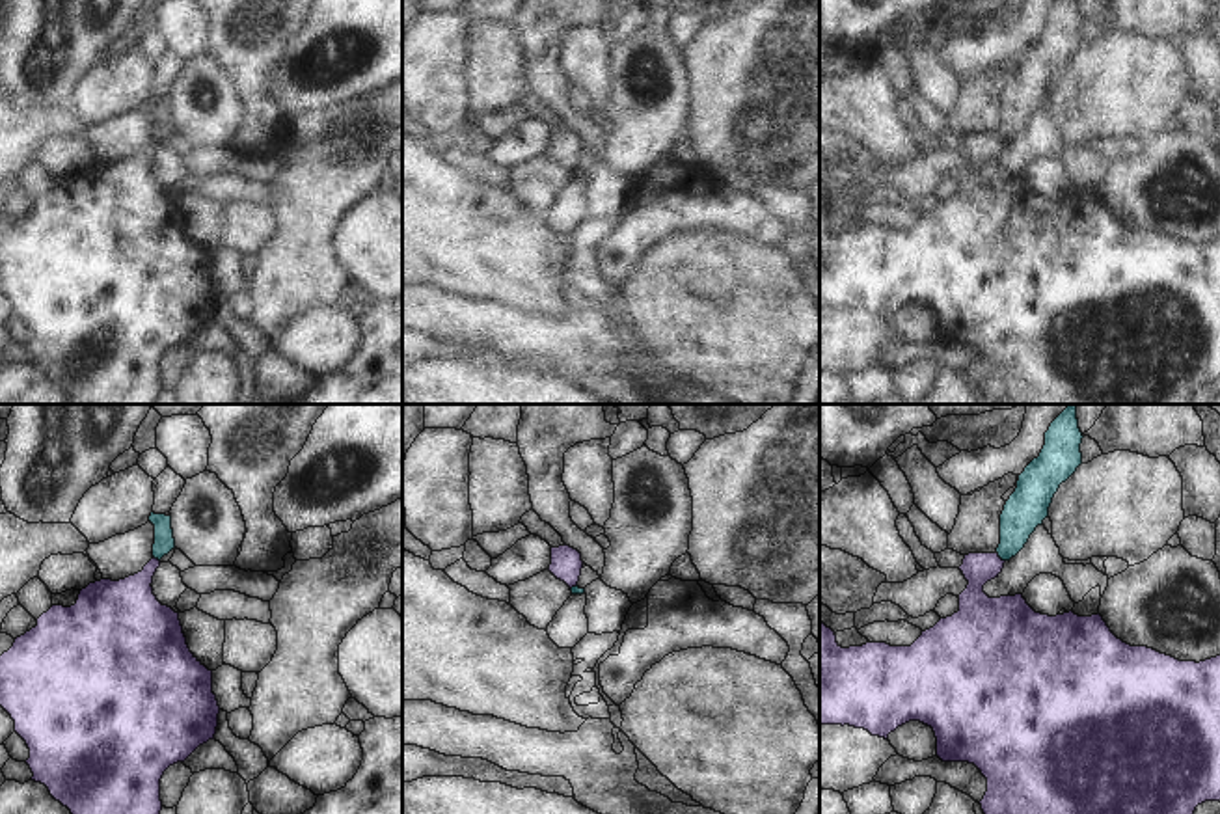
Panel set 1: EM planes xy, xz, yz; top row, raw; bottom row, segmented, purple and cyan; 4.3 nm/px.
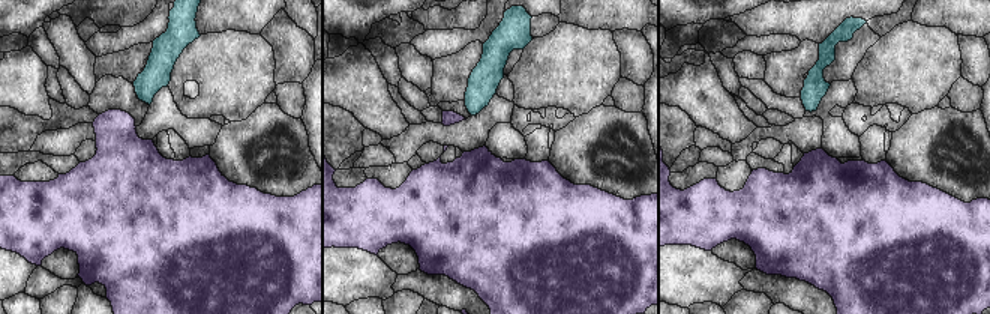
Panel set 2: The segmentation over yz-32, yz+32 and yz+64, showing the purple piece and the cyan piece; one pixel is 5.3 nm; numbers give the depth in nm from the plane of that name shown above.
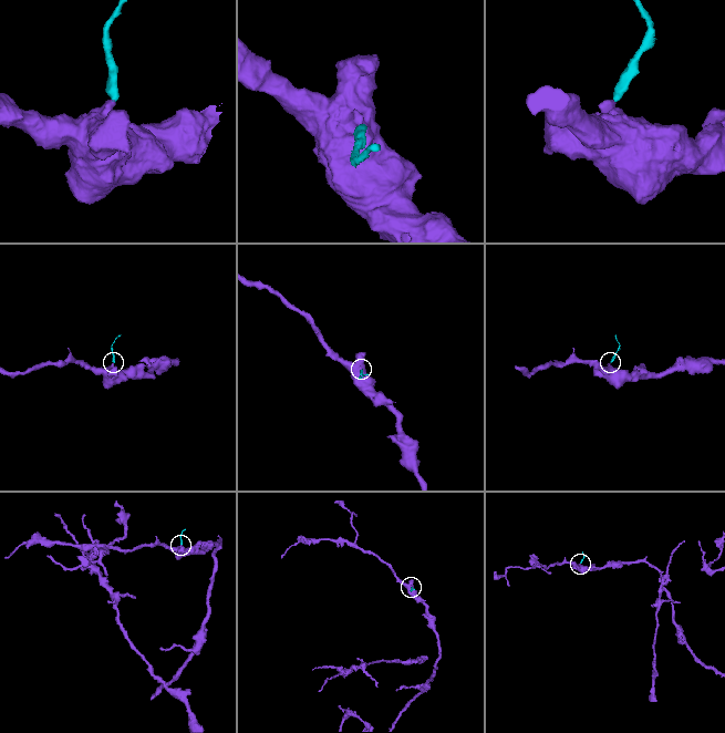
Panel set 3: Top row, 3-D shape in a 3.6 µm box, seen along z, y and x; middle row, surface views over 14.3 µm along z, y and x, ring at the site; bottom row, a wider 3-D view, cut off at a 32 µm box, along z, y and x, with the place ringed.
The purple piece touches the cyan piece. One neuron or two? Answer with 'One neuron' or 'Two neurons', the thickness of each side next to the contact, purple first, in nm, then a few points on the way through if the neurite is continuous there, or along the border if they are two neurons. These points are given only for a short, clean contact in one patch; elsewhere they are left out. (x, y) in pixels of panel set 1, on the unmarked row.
Two neurons. Thickness 170 nm (purple) against 180 nm. Boundary: yz (997, 135), (1004, 144).

